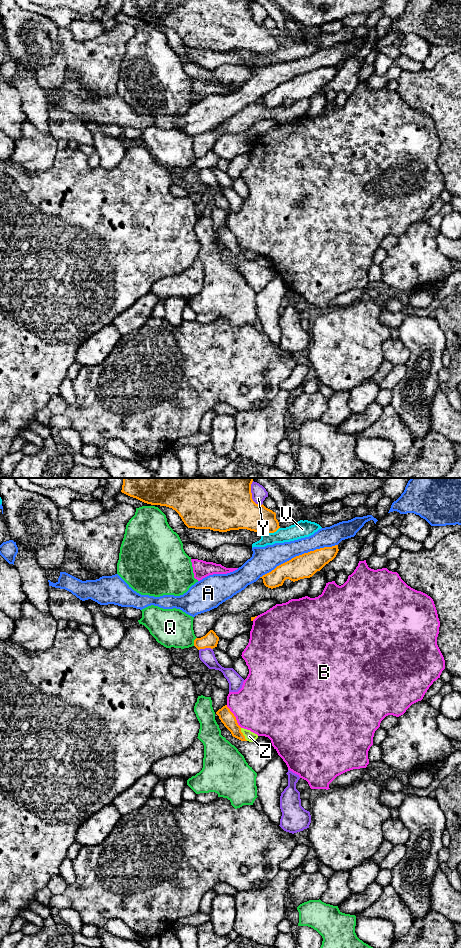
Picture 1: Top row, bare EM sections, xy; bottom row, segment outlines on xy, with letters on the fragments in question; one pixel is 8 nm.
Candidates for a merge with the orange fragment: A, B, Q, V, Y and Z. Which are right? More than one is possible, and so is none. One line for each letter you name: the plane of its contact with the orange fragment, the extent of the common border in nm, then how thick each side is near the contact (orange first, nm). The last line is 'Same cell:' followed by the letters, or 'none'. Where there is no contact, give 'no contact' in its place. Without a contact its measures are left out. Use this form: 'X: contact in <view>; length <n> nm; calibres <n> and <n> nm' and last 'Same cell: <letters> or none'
Same cell: none

